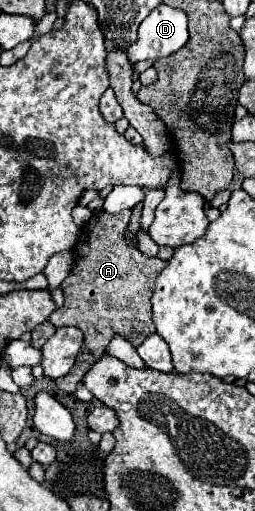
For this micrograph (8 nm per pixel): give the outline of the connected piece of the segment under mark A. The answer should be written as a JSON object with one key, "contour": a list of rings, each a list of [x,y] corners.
{"contour":[[[99,212],[89,220],[89,228],[85,226],[81,238],[77,242],[77,250],[81,252],[79,260],[73,264],[71,274],[61,282],[63,290],[63,308],[51,314],[53,326],[77,326],[83,330],[85,340],[77,354],[75,368],[57,380],[57,388],[65,394],[73,394],[77,384],[83,380],[85,372],[105,354],[109,340],[115,334],[125,336],[133,346],[139,346],[149,334],[155,332],[151,320],[151,294],[157,276],[165,268],[167,261],[159,258],[147,258],[137,248],[129,248],[125,242],[125,228],[129,224],[131,212]]]}

